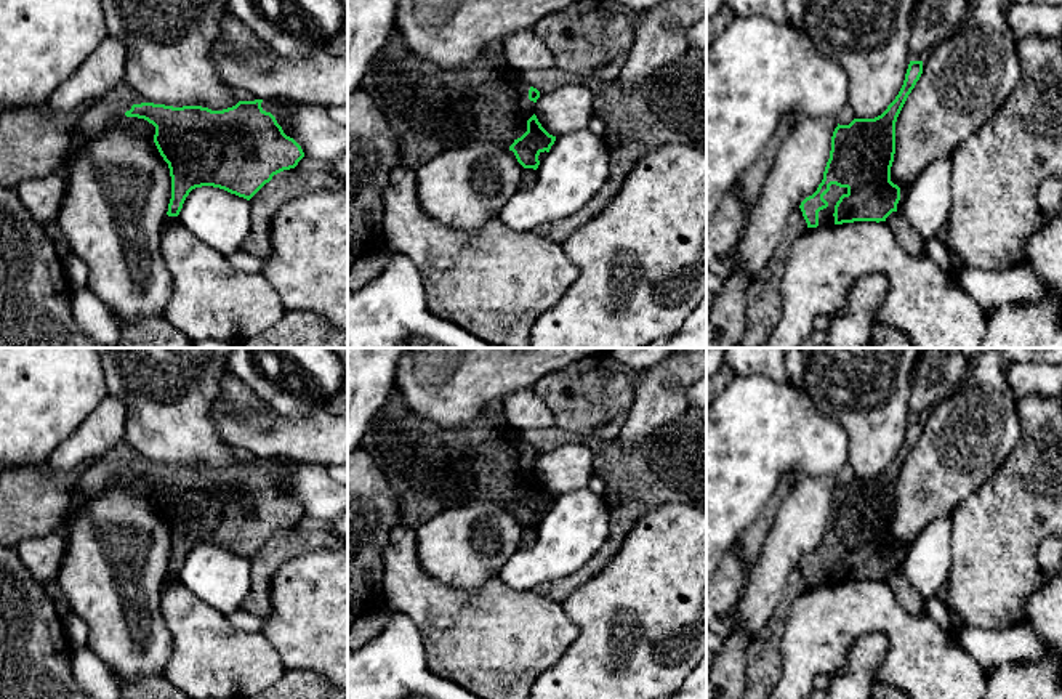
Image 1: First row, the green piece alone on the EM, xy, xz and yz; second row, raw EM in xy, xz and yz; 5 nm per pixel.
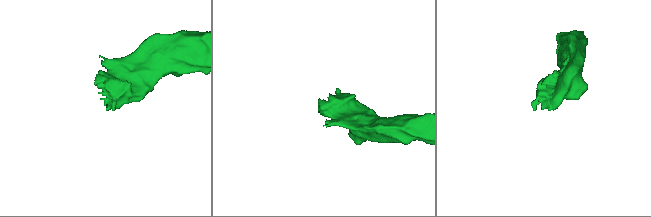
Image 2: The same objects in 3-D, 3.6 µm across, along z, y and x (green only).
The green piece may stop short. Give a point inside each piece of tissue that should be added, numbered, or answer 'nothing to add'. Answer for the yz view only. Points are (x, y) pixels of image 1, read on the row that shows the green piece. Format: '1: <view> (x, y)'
1: yz (825, 217)

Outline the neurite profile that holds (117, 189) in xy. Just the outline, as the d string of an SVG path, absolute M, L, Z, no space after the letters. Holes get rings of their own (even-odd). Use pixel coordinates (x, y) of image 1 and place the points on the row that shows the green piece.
M123 115L74 157L64 178L66 194L58 215L64 240L90 271L86 287L120 324L163 316L173 292L160 252L171 176L154 135L155 127L147 120Z

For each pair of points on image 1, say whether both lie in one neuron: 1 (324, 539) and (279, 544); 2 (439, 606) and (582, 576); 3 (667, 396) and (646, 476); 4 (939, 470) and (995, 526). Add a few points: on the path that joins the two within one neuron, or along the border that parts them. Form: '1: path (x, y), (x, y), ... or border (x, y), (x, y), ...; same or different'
1: path (313, 541), (290, 542); same
2: border (534, 590), (561, 605); different
3: border (687, 406), (646, 440), (625, 446); different
4: border (995, 473), (952, 515); different

